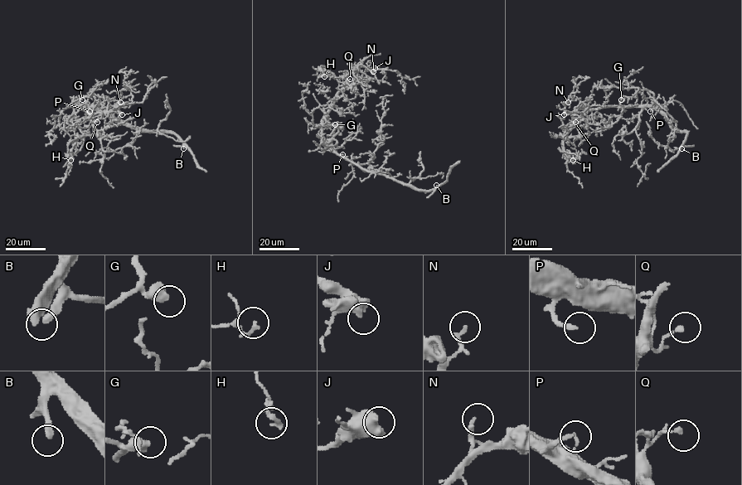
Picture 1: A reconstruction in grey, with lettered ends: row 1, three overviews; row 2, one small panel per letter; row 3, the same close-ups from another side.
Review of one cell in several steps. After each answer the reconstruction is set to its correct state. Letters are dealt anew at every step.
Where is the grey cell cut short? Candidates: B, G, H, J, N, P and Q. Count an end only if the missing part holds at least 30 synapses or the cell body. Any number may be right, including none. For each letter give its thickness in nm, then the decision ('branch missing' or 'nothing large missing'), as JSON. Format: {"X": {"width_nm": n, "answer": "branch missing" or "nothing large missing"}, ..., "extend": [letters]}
{"B": {"width_nm": 320, "answer": "branch missing"}, "G": {"width_nm": 500, "answer": "nothing large missing"}, "H": {"width_nm": 160, "answer": "nothing large missing"}, "J": {"width_nm": 550, "answer": "branch missing"}, "N": {"width_nm": 180, "answer": "nothing large missing"}, "P": {"width_nm": 190, "answer": "branch missing"}, "Q": {"width_nm": 180, "answer": "nothing large missing"}, "extend": ["B", "J", "P"]}

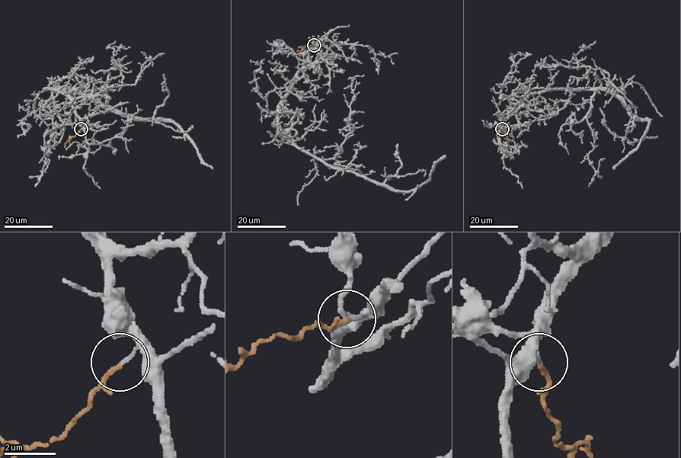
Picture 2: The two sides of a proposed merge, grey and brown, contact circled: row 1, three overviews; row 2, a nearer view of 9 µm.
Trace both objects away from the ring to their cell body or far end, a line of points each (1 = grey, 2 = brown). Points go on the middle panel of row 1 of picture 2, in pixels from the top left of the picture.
1: (314, 44), (278, 113), (279, 126), (298, 147), (327, 164), (406, 191), (426, 182), (432, 168), (446, 155)
2: (314, 44), (298, 50)

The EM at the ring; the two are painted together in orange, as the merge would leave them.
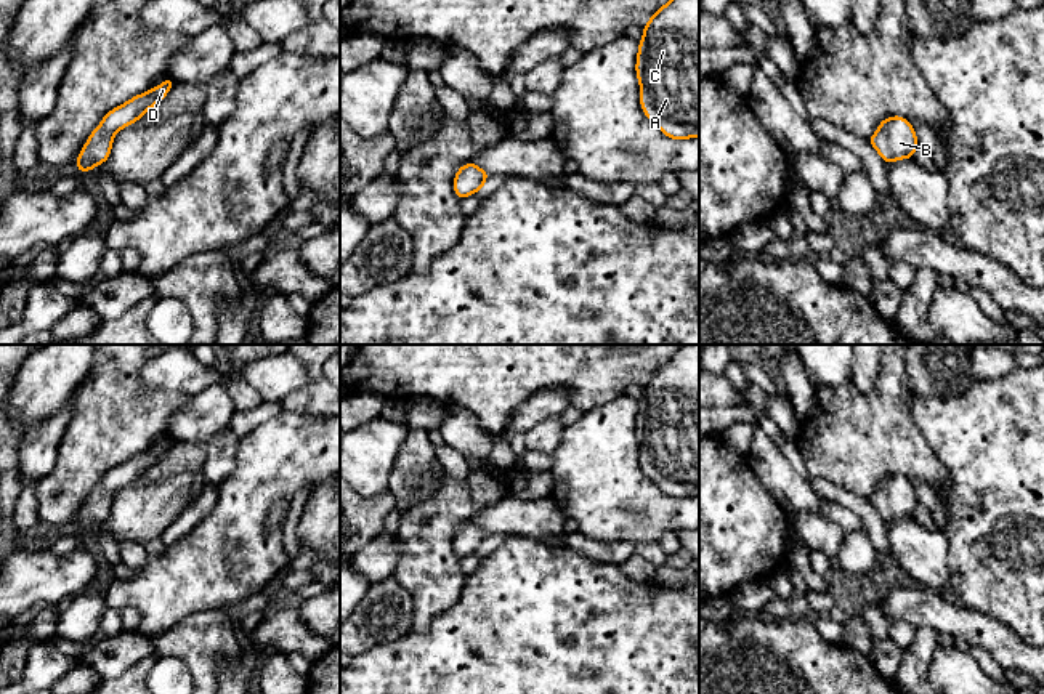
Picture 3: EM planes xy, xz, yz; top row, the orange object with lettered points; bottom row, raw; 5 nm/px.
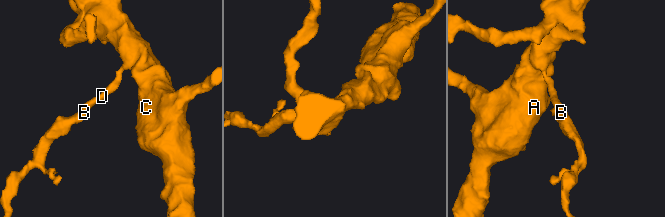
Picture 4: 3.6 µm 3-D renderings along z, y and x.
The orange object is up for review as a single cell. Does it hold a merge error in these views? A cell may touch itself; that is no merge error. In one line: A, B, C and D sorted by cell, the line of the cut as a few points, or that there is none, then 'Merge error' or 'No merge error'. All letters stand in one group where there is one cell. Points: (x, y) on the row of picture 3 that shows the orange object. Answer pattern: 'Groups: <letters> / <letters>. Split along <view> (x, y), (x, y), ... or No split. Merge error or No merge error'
Groups: A B C D. No split. No merge error

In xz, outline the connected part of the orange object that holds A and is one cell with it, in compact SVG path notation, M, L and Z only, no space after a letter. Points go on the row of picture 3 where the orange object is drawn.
M670 0L643 26L635 64L643 114L670 139L699 138L699 0Z

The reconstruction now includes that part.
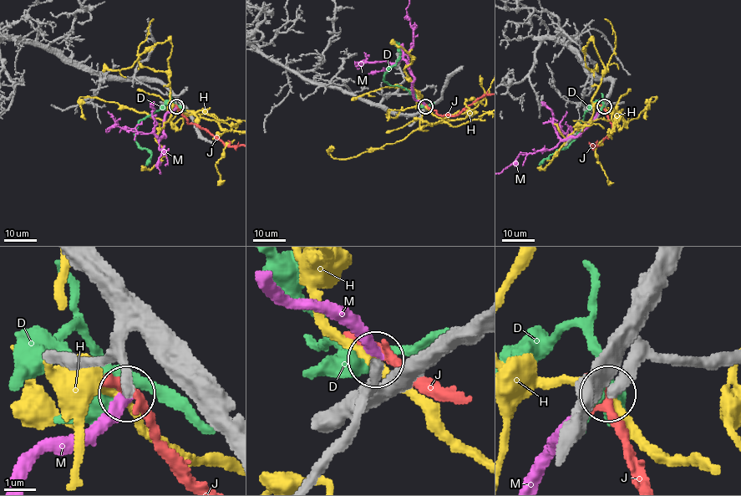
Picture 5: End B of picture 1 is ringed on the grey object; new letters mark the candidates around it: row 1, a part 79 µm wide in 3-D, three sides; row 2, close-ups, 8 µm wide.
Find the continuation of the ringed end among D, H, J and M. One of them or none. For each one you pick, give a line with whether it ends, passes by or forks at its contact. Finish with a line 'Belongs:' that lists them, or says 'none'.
M: It ends there
Belongs: M

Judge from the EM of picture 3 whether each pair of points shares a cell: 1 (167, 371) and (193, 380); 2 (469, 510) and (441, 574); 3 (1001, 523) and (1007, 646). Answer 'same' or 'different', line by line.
1: same
2: same
3: different

